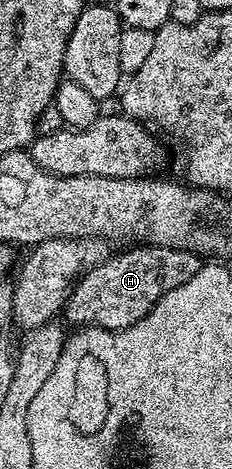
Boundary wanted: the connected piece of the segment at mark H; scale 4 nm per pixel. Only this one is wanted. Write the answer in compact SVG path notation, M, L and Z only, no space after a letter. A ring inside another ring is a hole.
M154 245L128 247L131 248L120 255L108 254L103 262L79 276L67 297L65 319L68 324L103 327L106 331L129 329L145 318L165 293L177 289L177 285L185 285L204 264L194 251Z

